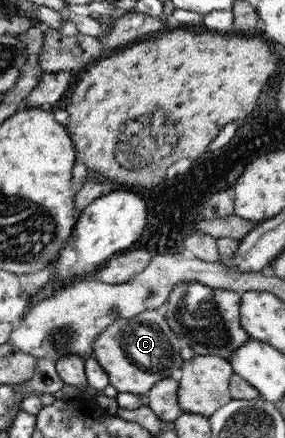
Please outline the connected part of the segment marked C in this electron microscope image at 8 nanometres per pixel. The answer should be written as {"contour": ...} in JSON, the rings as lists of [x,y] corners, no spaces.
{"contour":[[[147,310],[132,319],[116,320],[102,336],[95,340],[93,358],[101,365],[103,371],[107,372],[109,383],[117,391],[135,396],[146,395],[159,380],[176,376],[180,371],[184,363],[180,357],[183,345],[178,337],[171,332],[169,324],[165,322],[165,316],[160,315],[157,310]]]}

